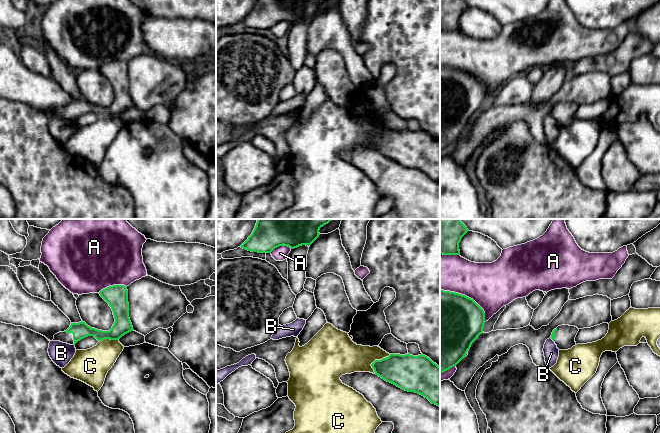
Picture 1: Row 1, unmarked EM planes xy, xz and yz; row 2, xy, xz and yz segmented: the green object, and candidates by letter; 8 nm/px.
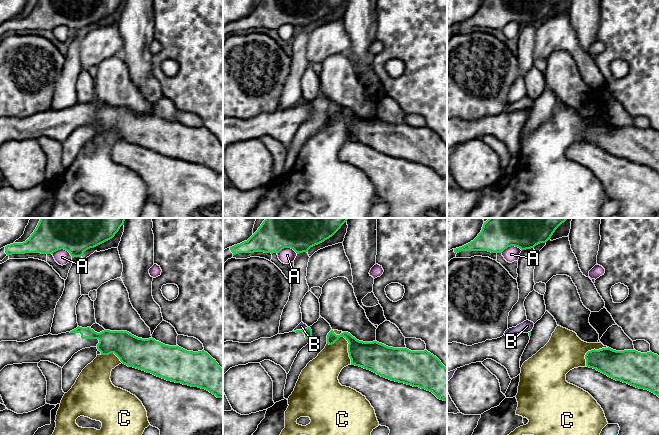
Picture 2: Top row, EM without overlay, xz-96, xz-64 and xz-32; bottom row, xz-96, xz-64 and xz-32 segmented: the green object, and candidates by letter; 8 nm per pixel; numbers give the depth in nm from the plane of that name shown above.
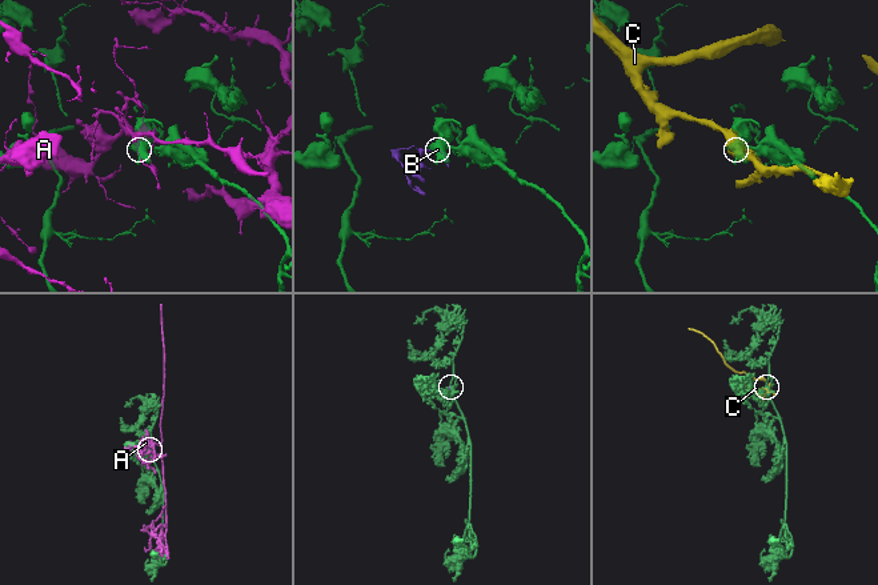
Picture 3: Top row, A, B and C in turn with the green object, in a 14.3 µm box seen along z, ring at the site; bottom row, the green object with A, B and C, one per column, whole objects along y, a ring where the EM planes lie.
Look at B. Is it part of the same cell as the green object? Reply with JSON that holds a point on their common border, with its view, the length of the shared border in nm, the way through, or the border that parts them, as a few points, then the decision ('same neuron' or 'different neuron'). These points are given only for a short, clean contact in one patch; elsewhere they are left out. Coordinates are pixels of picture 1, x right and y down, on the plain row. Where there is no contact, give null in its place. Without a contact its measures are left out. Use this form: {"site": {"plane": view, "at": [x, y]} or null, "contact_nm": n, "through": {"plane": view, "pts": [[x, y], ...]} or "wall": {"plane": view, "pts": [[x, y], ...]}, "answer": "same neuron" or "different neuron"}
{"site": {"plane": "yz", "at": [552, 115]}, "contact_nm": 40, "wall": {"plane": "yz", "pts": [[550, 114], [553, 117]]}, "answer": "different neuron"}

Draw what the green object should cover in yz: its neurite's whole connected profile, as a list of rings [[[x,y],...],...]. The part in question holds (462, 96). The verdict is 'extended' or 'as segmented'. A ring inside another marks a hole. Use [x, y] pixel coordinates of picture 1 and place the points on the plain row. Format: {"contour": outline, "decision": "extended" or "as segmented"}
{"contour": [[[440,66],[440,150],[465,133],[484,100],[485,88],[473,75]]], "decision": "as segmented"}

